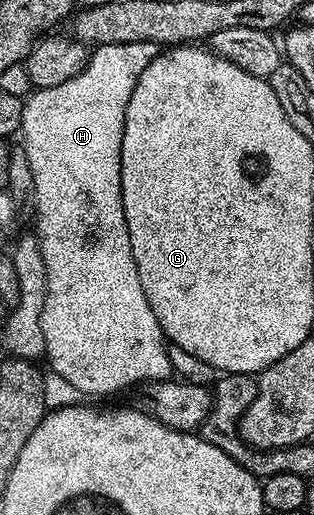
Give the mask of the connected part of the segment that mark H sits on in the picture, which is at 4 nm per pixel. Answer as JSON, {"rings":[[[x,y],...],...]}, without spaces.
{"rings":[[[136,42],[135,44],[107,44],[96,47],[89,55],[89,62],[71,80],[63,80],[63,84],[55,84],[55,88],[34,89],[24,99],[23,120],[20,137],[25,137],[23,149],[27,156],[27,164],[31,164],[31,176],[35,176],[35,211],[37,210],[37,228],[35,235],[42,250],[43,263],[46,265],[47,300],[43,304],[41,323],[43,324],[43,340],[45,341],[45,358],[49,366],[69,386],[74,386],[81,394],[117,394],[128,386],[140,387],[147,382],[164,382],[173,374],[173,365],[169,359],[169,346],[165,333],[159,328],[159,320],[155,320],[155,312],[151,312],[151,304],[147,304],[147,296],[143,296],[143,284],[139,284],[139,268],[135,268],[135,256],[131,252],[131,236],[127,232],[127,216],[123,212],[123,192],[121,191],[121,145],[125,131],[125,113],[127,100],[131,100],[131,92],[135,92],[135,84],[139,84],[139,76],[143,76],[143,68],[155,60],[159,48],[153,42]]]}

